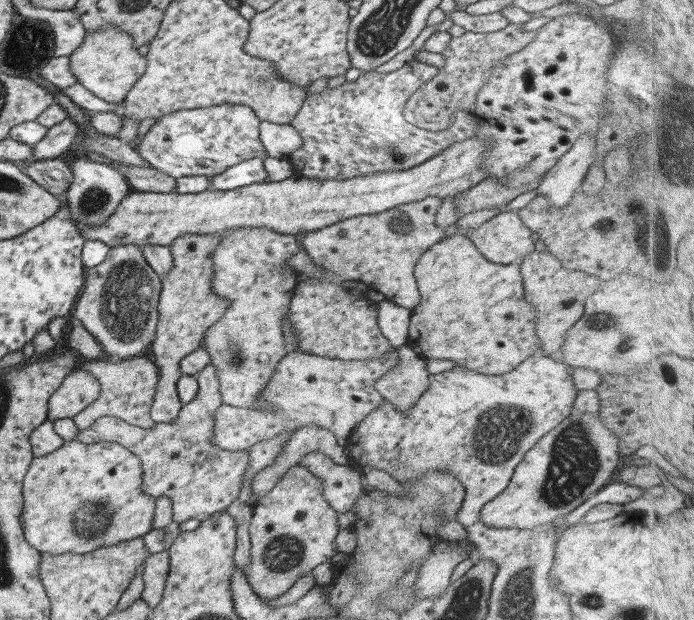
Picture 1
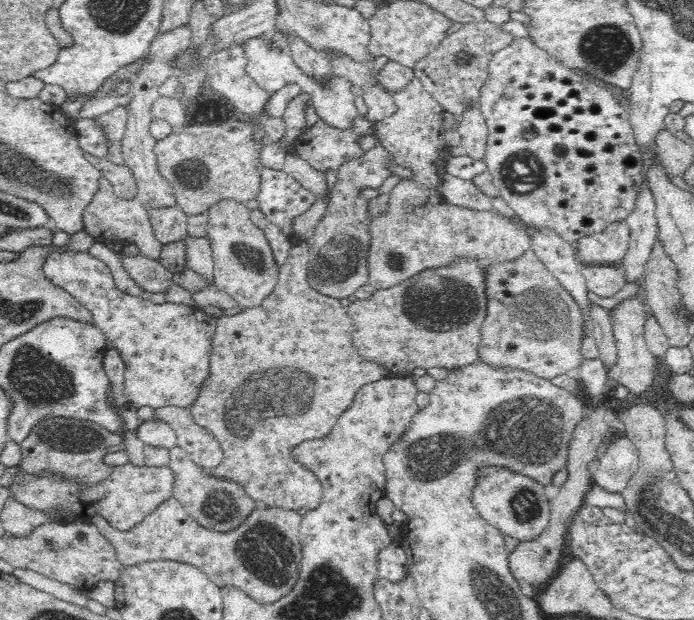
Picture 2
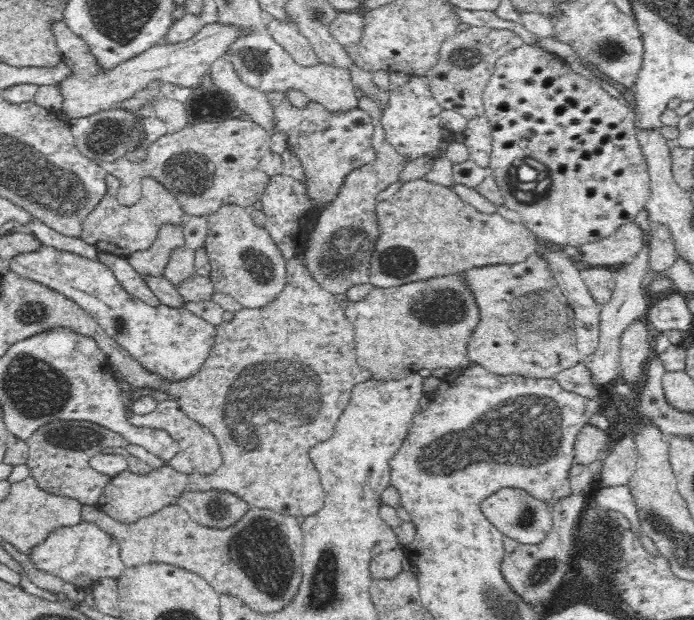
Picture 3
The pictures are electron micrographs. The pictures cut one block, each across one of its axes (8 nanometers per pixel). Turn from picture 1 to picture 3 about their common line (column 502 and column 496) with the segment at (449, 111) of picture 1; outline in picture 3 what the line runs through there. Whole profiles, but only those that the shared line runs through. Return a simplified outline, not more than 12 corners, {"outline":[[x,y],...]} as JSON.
{"outline":[[470,26],[445,40],[423,77],[440,106],[484,115],[496,58],[515,31]]}

